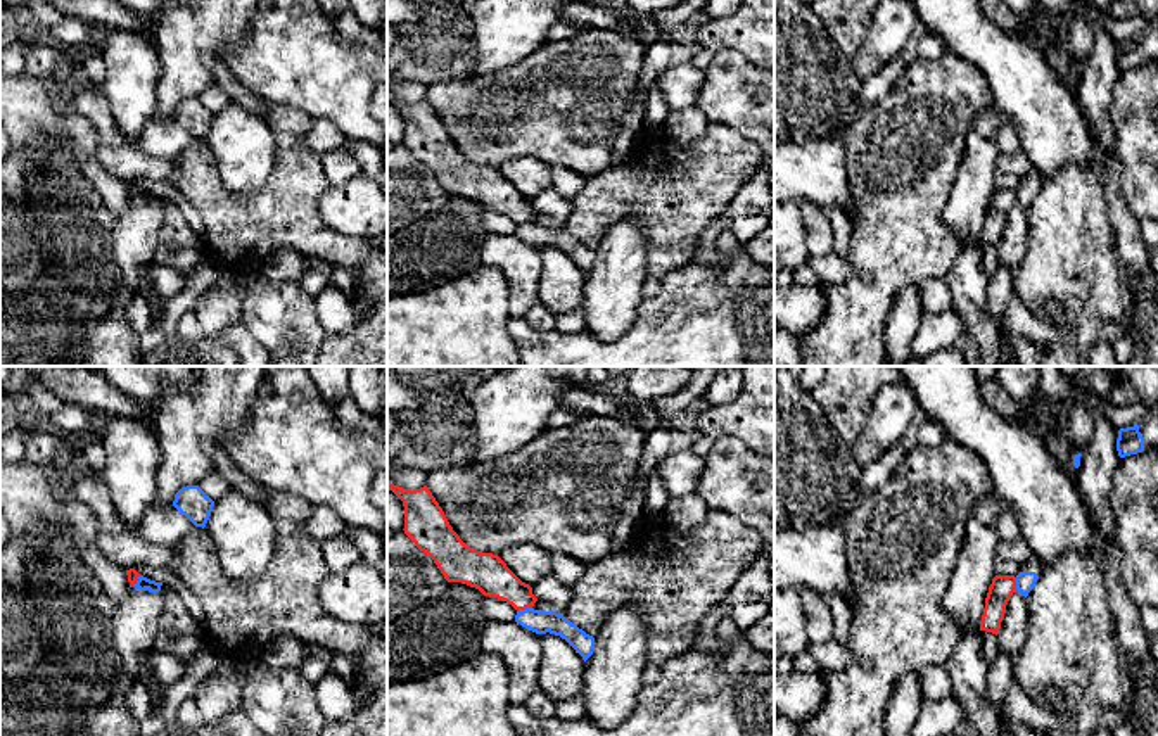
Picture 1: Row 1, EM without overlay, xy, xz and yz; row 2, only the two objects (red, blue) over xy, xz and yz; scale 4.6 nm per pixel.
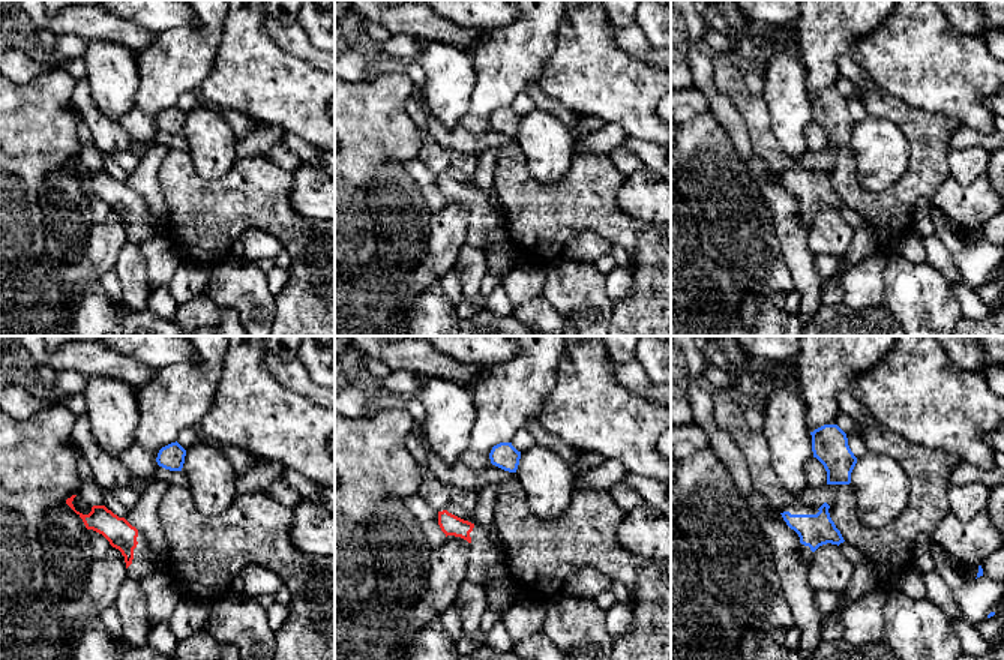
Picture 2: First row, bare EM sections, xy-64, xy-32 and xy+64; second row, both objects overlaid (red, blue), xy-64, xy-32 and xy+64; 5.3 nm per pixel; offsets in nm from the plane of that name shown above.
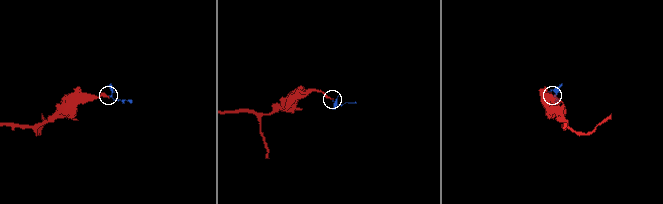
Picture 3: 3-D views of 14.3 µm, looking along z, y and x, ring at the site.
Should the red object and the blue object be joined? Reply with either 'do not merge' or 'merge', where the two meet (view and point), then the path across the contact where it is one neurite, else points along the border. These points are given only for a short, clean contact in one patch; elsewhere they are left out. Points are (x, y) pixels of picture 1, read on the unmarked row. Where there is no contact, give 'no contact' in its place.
do not merge; meets red in xz at (524, 222)

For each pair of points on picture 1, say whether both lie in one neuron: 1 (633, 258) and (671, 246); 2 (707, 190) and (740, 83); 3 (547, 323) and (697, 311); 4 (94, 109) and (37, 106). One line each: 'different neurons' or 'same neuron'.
1: different neurons
2: different neurons
3: different neurons
4: different neurons

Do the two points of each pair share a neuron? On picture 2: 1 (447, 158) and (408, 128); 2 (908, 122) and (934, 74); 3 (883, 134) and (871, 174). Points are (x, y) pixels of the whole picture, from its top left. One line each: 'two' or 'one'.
1: two
2: two
3: one

